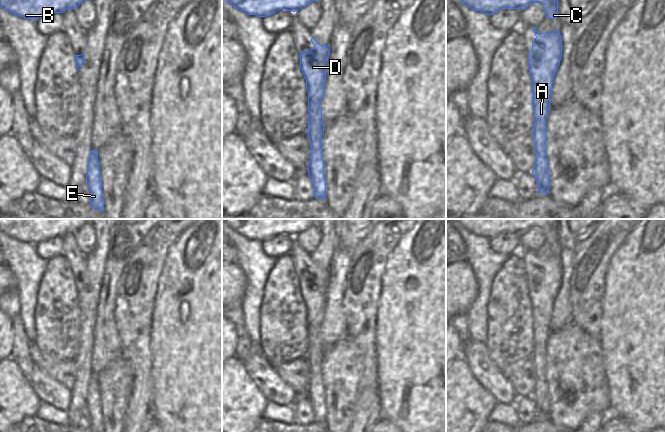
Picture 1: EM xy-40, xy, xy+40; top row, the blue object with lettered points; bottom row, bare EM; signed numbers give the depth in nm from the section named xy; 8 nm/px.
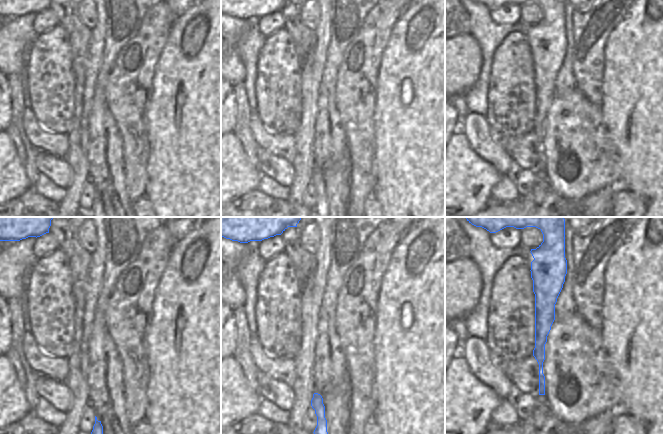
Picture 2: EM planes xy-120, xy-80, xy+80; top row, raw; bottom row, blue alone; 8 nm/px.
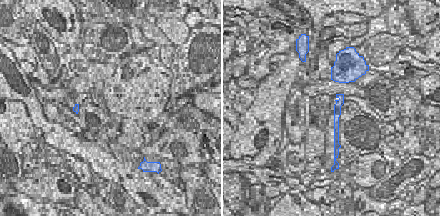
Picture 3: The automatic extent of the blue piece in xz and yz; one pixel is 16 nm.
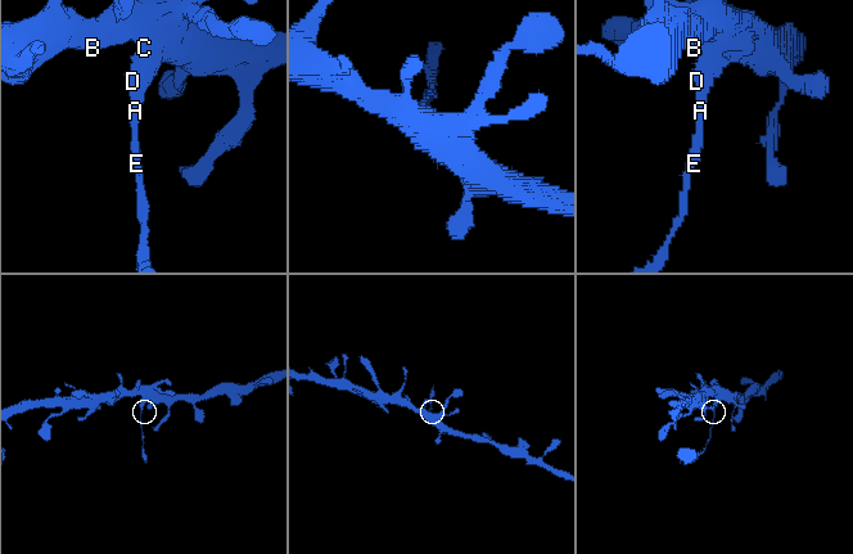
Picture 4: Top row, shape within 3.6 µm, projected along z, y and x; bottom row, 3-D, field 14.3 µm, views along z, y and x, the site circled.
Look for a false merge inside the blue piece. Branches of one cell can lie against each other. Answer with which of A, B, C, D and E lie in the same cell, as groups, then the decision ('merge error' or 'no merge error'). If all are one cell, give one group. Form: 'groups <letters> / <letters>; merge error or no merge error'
groups A B C D / E; merge error

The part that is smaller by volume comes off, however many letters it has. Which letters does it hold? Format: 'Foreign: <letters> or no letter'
Foreign: E

